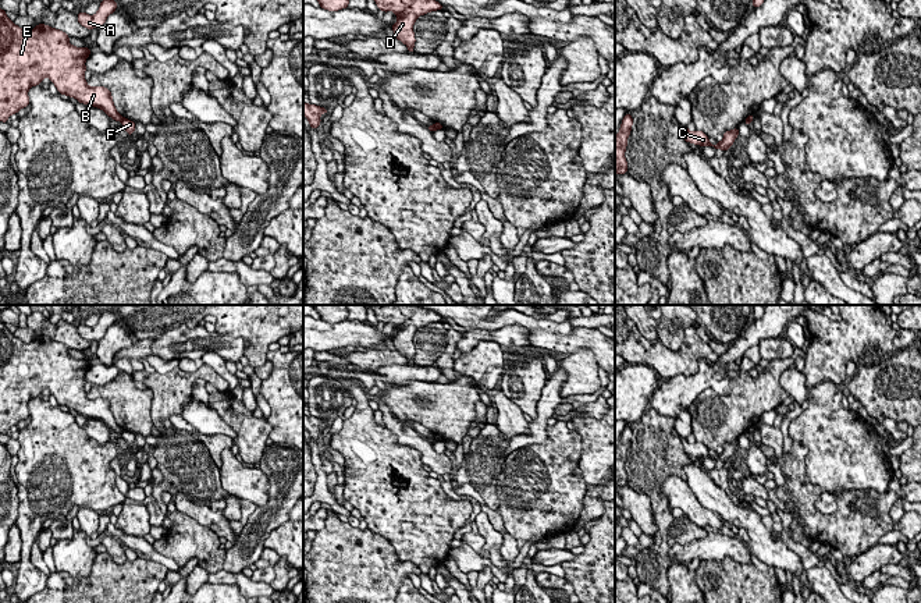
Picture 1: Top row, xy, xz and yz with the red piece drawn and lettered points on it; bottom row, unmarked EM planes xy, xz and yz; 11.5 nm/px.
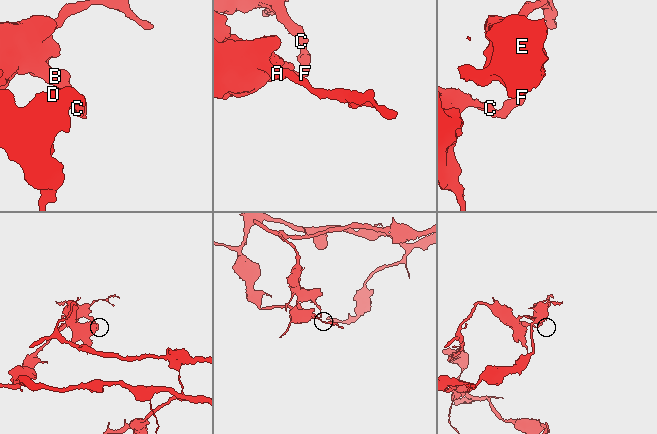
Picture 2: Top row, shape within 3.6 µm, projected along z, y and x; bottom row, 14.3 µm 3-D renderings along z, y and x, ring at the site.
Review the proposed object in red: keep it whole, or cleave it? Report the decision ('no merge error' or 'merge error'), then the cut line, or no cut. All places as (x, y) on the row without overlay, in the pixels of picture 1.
merge error; cut xy (124, 431), (121, 433)

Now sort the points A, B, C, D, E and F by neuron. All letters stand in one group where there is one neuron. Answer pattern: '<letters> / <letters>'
A B E / C D F

